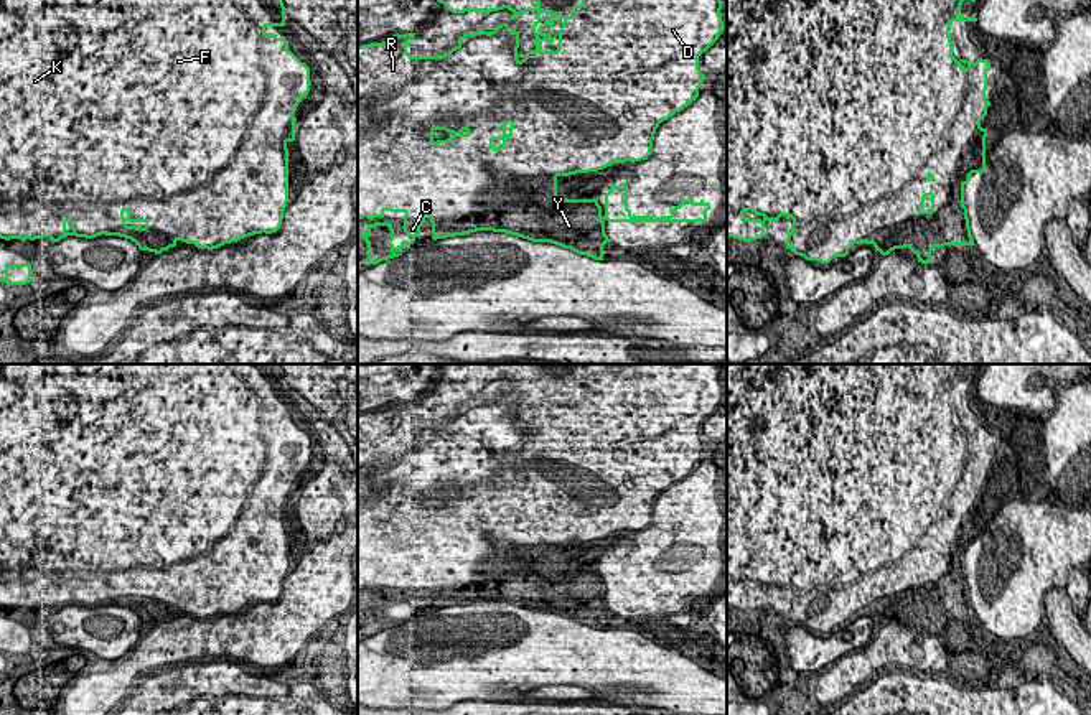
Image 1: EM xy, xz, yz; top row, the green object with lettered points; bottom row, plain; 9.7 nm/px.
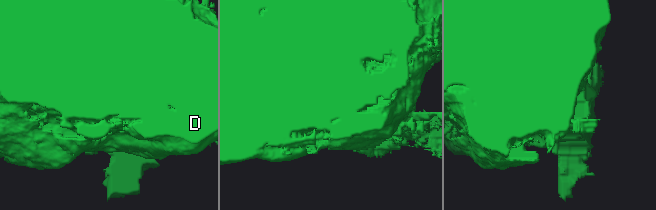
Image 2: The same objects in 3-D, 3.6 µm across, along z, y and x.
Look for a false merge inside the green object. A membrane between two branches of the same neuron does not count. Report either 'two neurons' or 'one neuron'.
one neuron

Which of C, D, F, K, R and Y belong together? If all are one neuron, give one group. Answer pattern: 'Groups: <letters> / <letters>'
Groups: C D F K R Y

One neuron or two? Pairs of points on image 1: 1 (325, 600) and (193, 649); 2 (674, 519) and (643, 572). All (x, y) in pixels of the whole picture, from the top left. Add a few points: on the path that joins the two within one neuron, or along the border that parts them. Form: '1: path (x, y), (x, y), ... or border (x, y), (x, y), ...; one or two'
1: path (292, 633), (287, 638), (238, 638), (226, 641); one
2: path (666, 532), (650, 549), (648, 559); one

